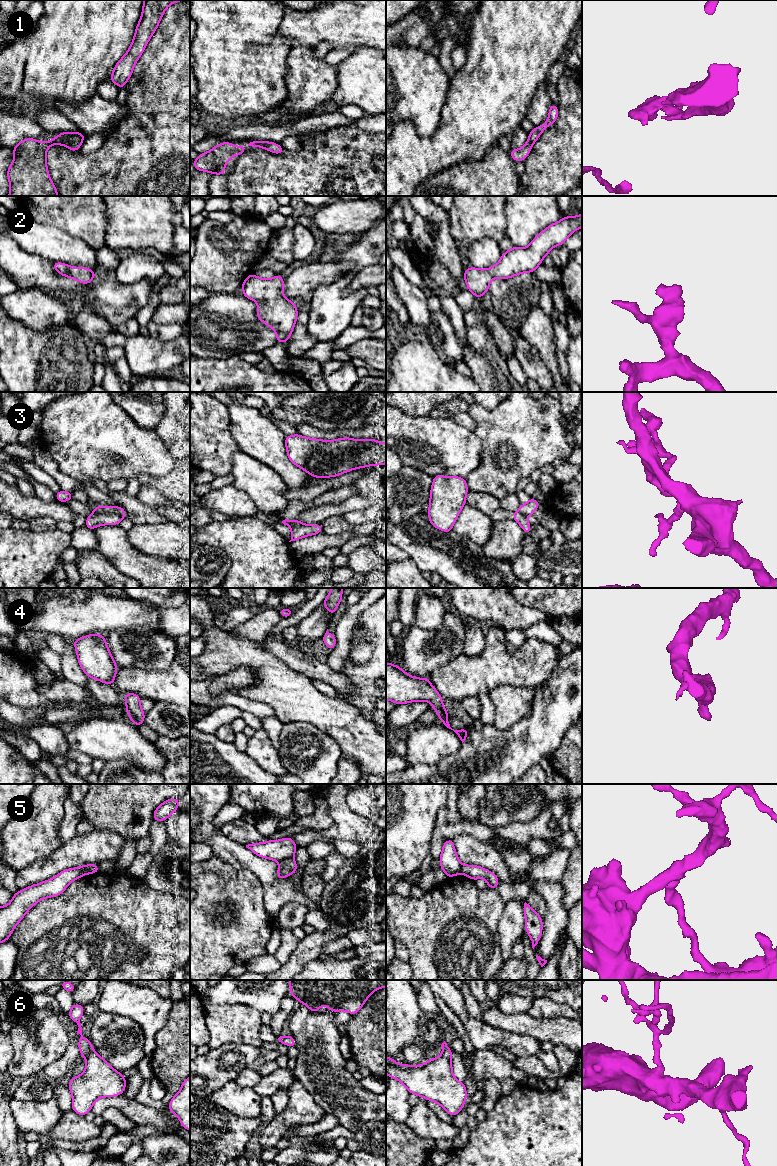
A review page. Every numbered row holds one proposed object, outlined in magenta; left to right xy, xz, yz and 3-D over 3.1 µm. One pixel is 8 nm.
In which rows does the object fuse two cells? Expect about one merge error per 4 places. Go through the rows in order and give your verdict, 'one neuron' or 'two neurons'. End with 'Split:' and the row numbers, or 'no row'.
1: one neuron
2: one neuron
3: two neurons
4: one neuron
5: two neurons
6: one neuron
Split: 3, 5

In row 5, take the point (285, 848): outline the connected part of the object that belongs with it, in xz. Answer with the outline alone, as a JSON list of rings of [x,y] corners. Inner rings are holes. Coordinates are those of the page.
[[[286,837],[276,841],[269,839],[263,843],[248,844],[246,847],[259,857],[275,861],[293,858],[298,848],[291,837]]]

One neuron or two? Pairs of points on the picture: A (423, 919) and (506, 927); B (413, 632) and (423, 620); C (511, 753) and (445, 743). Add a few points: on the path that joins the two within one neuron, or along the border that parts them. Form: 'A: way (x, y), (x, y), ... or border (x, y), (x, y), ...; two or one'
A: border (504, 903), (502, 916), (498, 922), (500, 949); two
B: border (413, 624), (426, 630), (435, 630), (440, 626); two
C: border (462, 743), (457, 750), (441, 758); two

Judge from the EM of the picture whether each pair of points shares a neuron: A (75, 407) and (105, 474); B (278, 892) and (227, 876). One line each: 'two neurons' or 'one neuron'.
A: one neuron
B: two neurons

